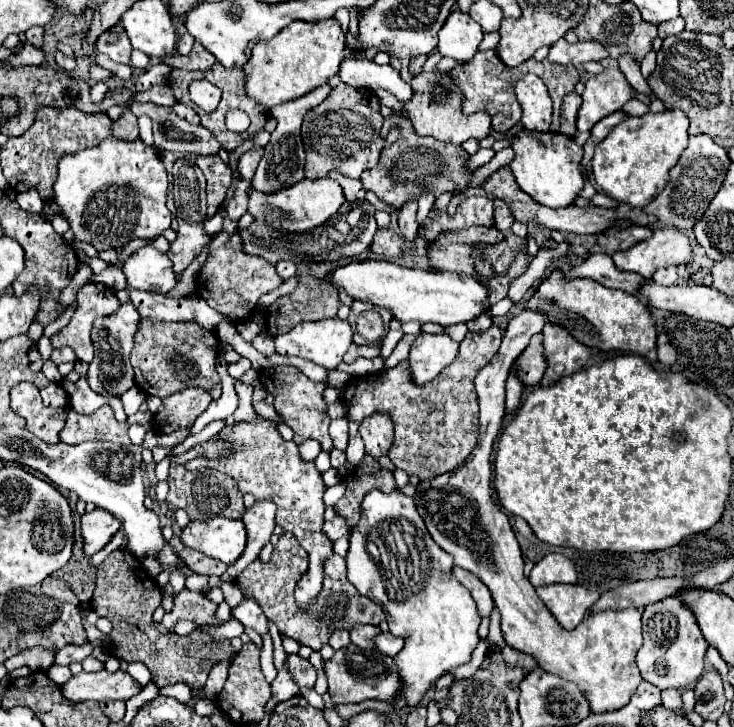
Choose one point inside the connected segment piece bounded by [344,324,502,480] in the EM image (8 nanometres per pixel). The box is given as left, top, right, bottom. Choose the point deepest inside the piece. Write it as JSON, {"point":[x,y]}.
{"point":[435,428]}

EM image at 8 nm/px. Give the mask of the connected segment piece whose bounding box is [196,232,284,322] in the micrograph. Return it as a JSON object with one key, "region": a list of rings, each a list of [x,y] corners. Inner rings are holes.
{"region":[[[234,232],[226,246],[214,250],[208,256],[204,268],[198,272],[196,288],[198,288],[198,294],[214,310],[228,316],[232,322],[244,322],[256,310],[260,296],[276,290],[282,282],[284,280],[278,276],[276,268],[268,260],[242,250],[242,236],[238,232]]]}

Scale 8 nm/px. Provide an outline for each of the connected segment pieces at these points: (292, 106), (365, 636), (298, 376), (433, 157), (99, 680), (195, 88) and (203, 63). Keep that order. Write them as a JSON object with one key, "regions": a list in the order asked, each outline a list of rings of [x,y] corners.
{"regions":[[[[325,84],[322,88],[316,88],[314,92],[302,96],[298,100],[290,100],[286,104],[278,104],[278,108],[272,108],[272,114],[278,120],[278,126],[272,132],[272,138],[266,144],[264,156],[262,156],[262,160],[260,160],[258,168],[256,168],[256,174],[252,178],[252,184],[254,184],[256,190],[260,190],[260,192],[276,192],[276,190],[282,190],[282,188],[286,188],[290,184],[296,184],[298,180],[304,178],[304,146],[302,146],[300,126],[302,126],[304,114],[310,108],[318,106],[330,92],[332,92],[332,87]]],[[[358,624],[350,630],[350,640],[352,644],[356,644],[358,648],[364,648],[364,650],[372,650],[374,648],[374,642],[372,638],[380,632],[378,626],[370,626],[370,624]]],[[[274,366],[260,370],[260,380],[264,388],[274,396],[274,408],[284,416],[284,422],[294,430],[294,442],[302,444],[308,438],[314,438],[322,444],[322,450],[330,452],[334,448],[332,438],[328,434],[330,416],[328,416],[328,404],[324,400],[326,382],[312,382],[304,372],[300,372],[294,366]]],[[[398,114],[384,118],[382,136],[386,136],[388,128],[392,128],[392,126],[402,128],[402,138],[398,142],[394,142],[392,146],[382,148],[378,166],[372,170],[366,170],[360,176],[366,190],[372,190],[392,210],[400,210],[406,202],[418,200],[424,192],[432,192],[434,196],[450,192],[456,196],[456,194],[468,190],[468,180],[474,178],[474,170],[468,168],[470,154],[462,146],[418,136],[412,128],[410,118],[398,116]]],[[[100,670],[94,674],[80,672],[62,686],[62,694],[74,702],[128,700],[138,692],[142,692],[142,686],[128,672],[122,670],[118,672]]],[[[198,80],[190,84],[190,98],[194,104],[198,104],[204,112],[214,112],[220,102],[220,90],[206,80]]],[[[194,42],[194,48],[188,56],[182,56],[178,52],[170,54],[168,58],[164,58],[166,64],[170,64],[172,68],[184,68],[184,70],[210,70],[216,64],[216,58],[212,56],[212,52],[208,52],[200,42]]]]}

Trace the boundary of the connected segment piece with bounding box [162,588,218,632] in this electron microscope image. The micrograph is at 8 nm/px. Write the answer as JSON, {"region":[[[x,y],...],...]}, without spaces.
{"region":[[[184,588],[180,594],[176,594],[174,608],[168,614],[164,614],[162,626],[172,632],[178,620],[190,620],[196,626],[202,626],[202,624],[218,624],[214,620],[216,608],[218,606],[210,598],[206,598],[202,592],[192,592],[188,588]]]}

